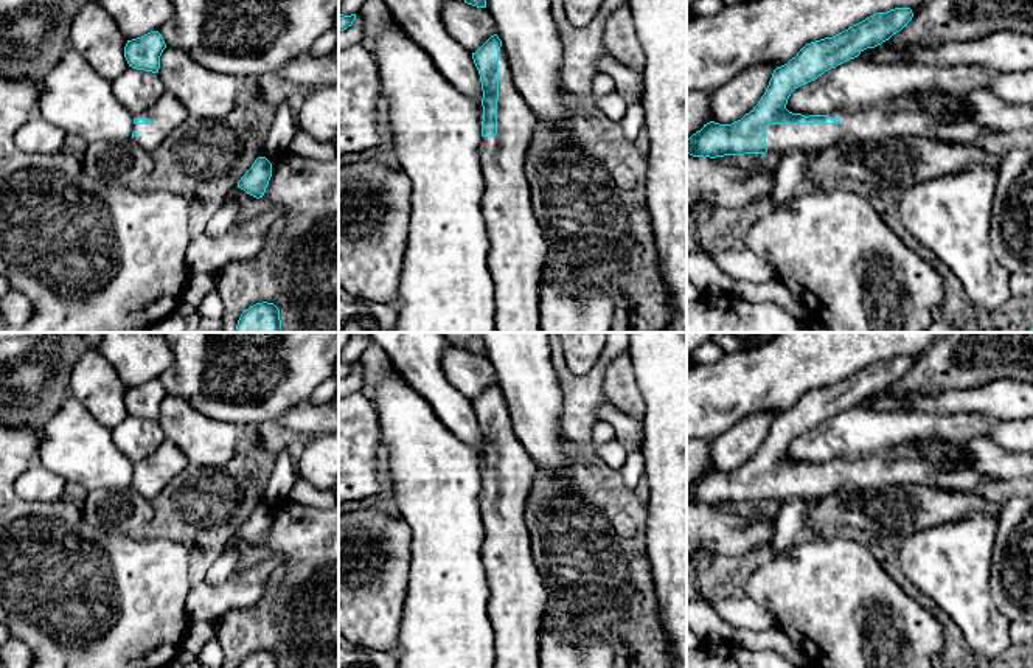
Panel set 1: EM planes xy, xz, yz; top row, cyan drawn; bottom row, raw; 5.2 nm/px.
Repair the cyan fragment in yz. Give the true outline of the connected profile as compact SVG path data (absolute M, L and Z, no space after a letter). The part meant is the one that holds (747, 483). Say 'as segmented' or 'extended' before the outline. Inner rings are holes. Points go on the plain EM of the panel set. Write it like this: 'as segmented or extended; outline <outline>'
extended; outline M895 356L876 360L833 385L806 391L795 405L774 418L764 443L749 461L732 472L704 472L687 488L687 502L704 506L766 500L781 503L791 499L820 499L847 485L876 489L885 485L920 483L968 491L977 485L999 482L976 472L957 452L951 455L951 469L943 469L926 455L892 458L873 454L828 463L802 463L786 457L795 437L889 388L907 374L912 365L910 356Z

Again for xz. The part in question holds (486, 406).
extended; outline M497 382L472 401L472 407L483 438L482 556L489 587L494 668L541 668L539 632L548 590L536 567L525 522L536 464L514 433Z

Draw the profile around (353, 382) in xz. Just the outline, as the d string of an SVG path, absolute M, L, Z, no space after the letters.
M356 362L356 368L351 374L343 379L339 379L339 399L350 396L356 391L360 391L365 384L365 371L360 362Z

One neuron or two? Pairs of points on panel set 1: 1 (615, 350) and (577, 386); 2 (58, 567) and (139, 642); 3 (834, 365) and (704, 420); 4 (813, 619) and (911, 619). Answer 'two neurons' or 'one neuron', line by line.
1: one neuron
2: one neuron
3: one neuron
4: one neuron

